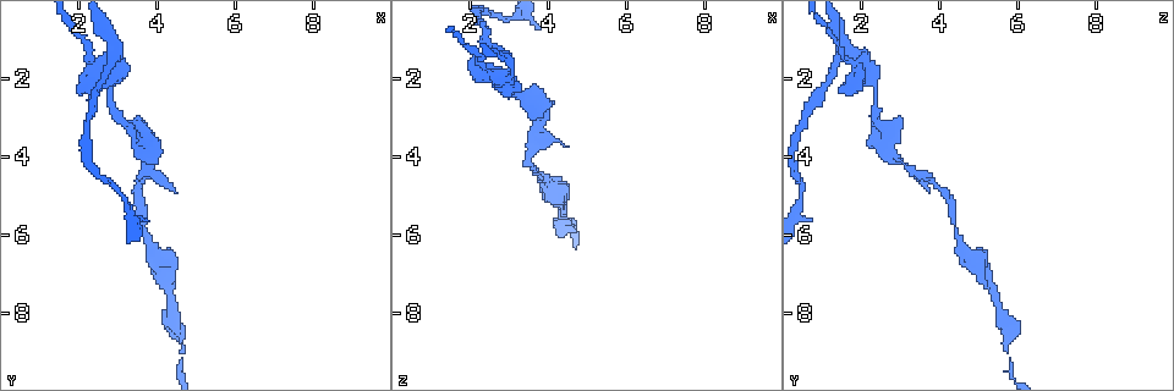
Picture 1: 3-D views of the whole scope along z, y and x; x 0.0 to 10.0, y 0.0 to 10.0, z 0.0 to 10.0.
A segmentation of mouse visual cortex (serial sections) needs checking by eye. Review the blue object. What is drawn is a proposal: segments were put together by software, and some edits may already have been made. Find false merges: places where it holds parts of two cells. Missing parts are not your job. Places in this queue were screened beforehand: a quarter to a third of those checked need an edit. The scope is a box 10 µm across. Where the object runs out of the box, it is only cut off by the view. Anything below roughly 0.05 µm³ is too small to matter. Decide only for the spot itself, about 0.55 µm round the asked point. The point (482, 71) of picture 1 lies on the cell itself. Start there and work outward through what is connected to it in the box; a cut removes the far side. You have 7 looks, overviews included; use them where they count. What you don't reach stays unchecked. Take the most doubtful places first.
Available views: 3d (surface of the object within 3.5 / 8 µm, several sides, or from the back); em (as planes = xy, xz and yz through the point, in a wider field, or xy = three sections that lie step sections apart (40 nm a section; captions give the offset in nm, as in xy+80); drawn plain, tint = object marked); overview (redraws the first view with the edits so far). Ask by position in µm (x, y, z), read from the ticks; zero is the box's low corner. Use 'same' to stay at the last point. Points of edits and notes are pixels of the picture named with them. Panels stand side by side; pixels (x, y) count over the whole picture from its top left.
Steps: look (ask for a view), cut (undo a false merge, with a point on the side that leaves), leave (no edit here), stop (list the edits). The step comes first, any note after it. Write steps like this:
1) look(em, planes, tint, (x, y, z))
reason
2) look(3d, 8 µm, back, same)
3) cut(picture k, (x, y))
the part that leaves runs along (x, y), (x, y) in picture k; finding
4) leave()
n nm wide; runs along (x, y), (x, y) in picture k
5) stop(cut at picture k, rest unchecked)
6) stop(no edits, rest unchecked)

look(3d, 3.5 µm, (3.80, 4.35, 3.20))
a narrow waist

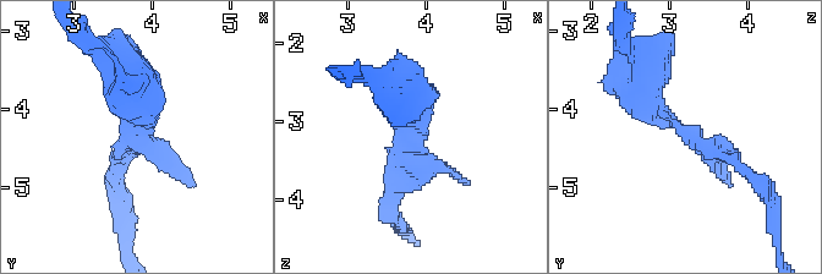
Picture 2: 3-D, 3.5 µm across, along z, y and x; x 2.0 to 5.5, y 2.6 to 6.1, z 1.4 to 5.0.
look(em, planes, tint, (3.80, 4.30, 3.20))
need the tissue

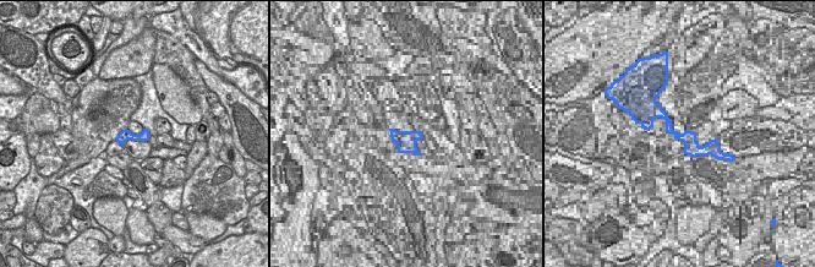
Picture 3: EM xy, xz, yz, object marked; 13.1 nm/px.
look(em, xy, step 1, tint, same)
cut it another way

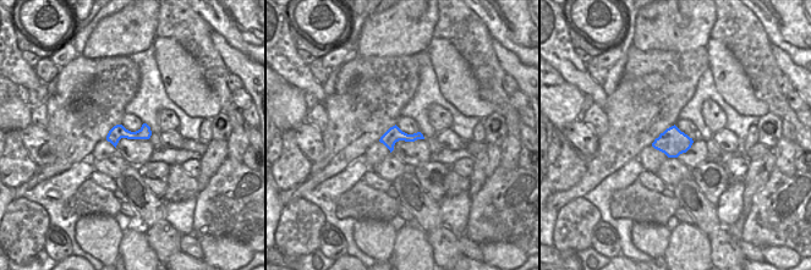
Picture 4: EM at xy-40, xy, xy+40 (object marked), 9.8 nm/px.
leave()
runs along (646, 80), (658, 118), (745, 170) in picture 2; continuous, no second cell

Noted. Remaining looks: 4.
look(3d, 8 µm, (3.00, 1.35, 1.65))
abrupt turn

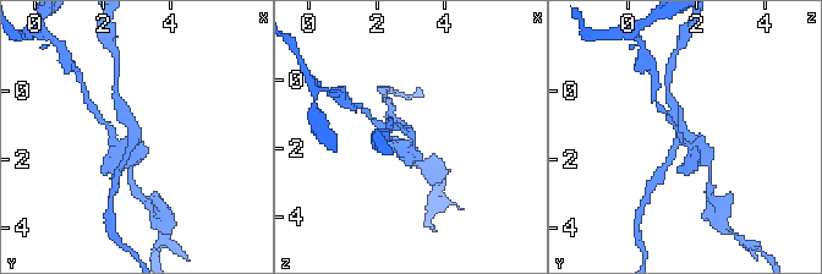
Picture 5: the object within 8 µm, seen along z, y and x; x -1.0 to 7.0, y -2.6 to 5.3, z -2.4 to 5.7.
look(3d, 3.5 µm, same)

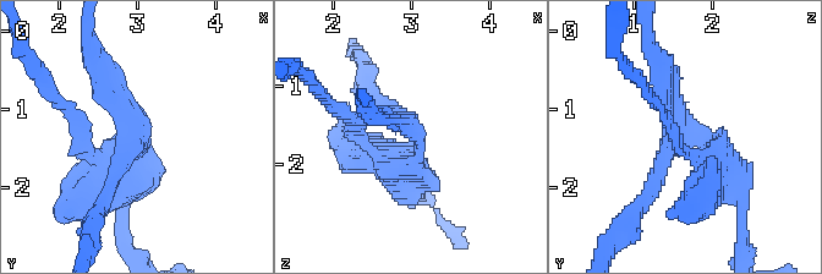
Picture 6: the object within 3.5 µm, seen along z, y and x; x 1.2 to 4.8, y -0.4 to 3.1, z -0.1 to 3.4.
look(em, xy, step 2, tint, (3.05, 1.35, 1.65))
now the EM

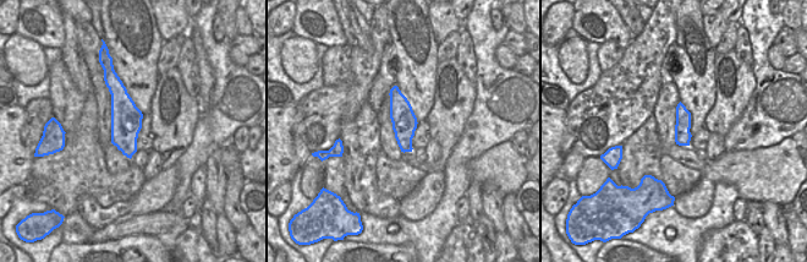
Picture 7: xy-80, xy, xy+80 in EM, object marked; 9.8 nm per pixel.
cut(picture 6, (403, 113))
arms of 200, 250, 500 nm; a second cell is stuck on

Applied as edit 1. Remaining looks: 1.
stop(cut at picture 6, rest unchecked)

